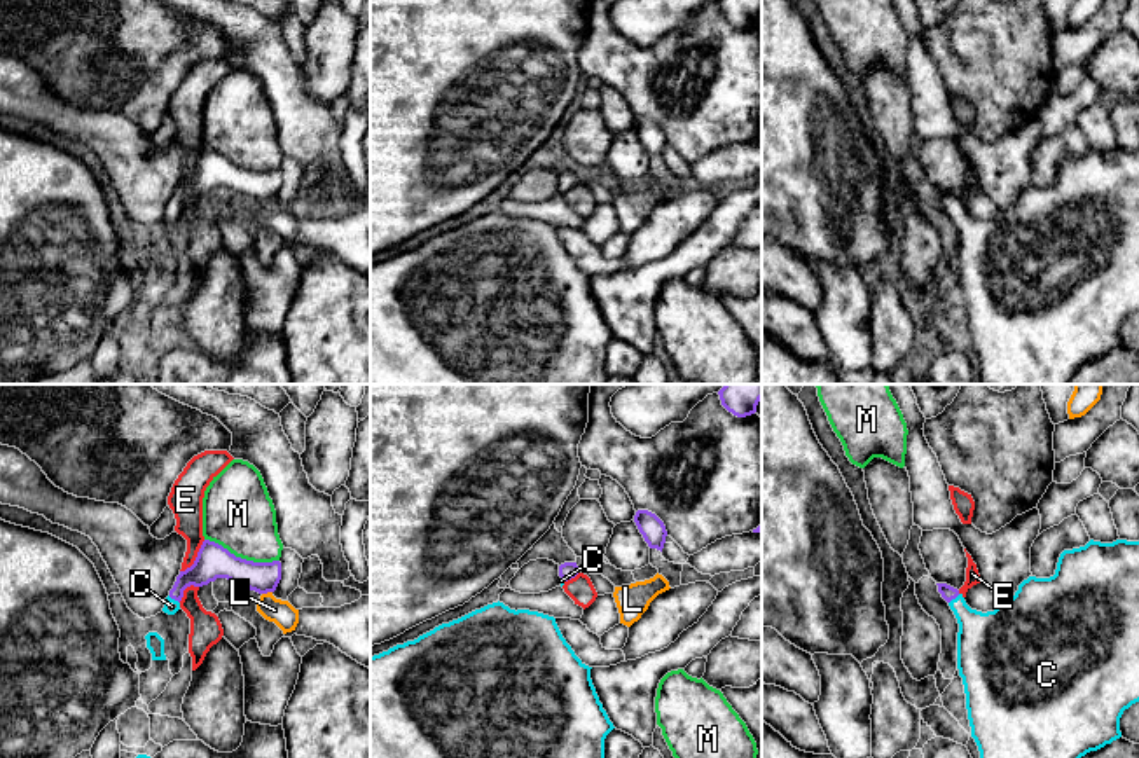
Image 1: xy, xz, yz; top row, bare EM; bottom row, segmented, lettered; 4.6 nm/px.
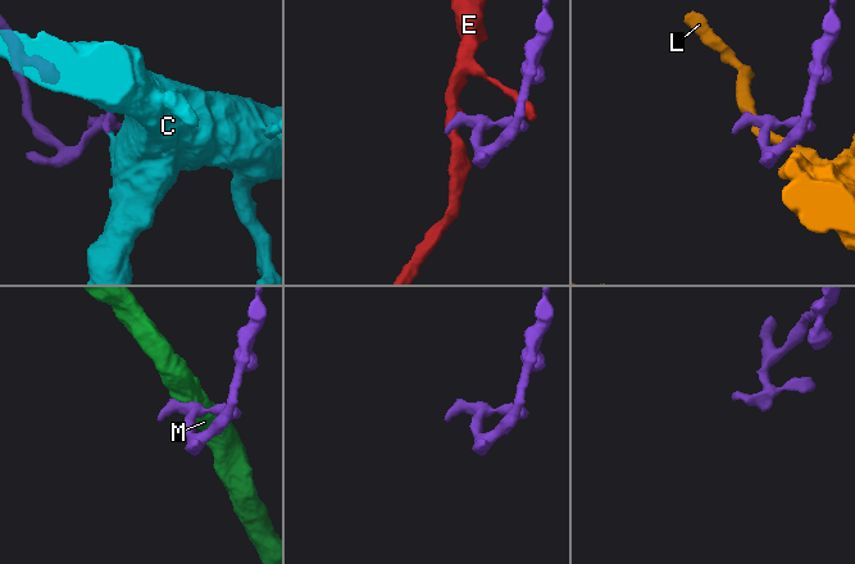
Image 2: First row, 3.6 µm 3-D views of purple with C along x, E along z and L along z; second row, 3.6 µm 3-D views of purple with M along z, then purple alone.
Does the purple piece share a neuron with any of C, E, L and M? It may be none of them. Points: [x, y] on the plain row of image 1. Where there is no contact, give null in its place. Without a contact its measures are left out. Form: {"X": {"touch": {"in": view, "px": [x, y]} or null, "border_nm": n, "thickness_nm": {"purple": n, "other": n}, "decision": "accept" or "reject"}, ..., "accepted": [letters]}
{"C": {"touch": {"in": "xy", "px": [173, 206]}, "border_nm": 70, "thickness_nm": {"purple": 160, "other": 70}, "decision": "accept"}, "E": {"touch": {"in": "xy", "px": [196, 166]}, "border_nm": 190, "thickness_nm": {"purple": 160, "other": 140}, "decision": "reject"}, "L": {"touch": {"in": "xy", "px": [266, 201]}, "border_nm": 50, "thickness_nm": {"purple": 140, "other": 110}, "decision": "reject"}, "M": {"touch": {"in": "xy", "px": [240, 166]}, "border_nm": 360, "thickness_nm": {"purple": 160, "other": 320}, "decision": "reject"}, "accepted": ["C"]}

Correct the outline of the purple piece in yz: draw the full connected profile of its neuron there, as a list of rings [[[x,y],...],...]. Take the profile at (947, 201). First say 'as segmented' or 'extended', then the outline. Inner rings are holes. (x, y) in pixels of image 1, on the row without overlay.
extended | [[[1090,148],[1085,155],[1064,159],[1053,185],[1029,185],[1011,208],[999,210],[996,218],[987,222],[971,218],[957,197],[947,192],[936,194],[959,232],[957,278],[964,293],[971,346],[980,360],[980,379],[975,384],[1069,384],[1081,365],[1122,346],[1120,327],[1125,318],[1139,311],[1139,150],[1101,152]]]

